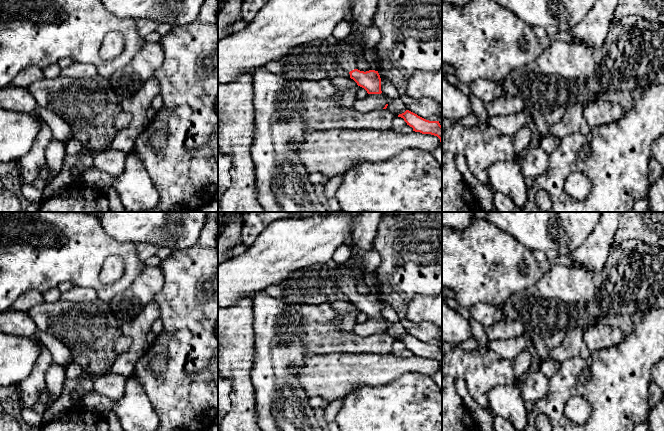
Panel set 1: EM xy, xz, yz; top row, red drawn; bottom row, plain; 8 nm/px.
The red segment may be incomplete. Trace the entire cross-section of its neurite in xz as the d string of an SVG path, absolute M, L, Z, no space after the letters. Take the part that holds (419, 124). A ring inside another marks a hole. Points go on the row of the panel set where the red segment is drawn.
M409 110L399 114L398 117L403 118L407 125L412 127L415 132L437 136L442 145L442 126L439 121L426 120Z

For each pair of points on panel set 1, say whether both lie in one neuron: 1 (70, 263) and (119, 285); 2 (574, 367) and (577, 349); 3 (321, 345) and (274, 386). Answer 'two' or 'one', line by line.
1: one
2: two
3: two

